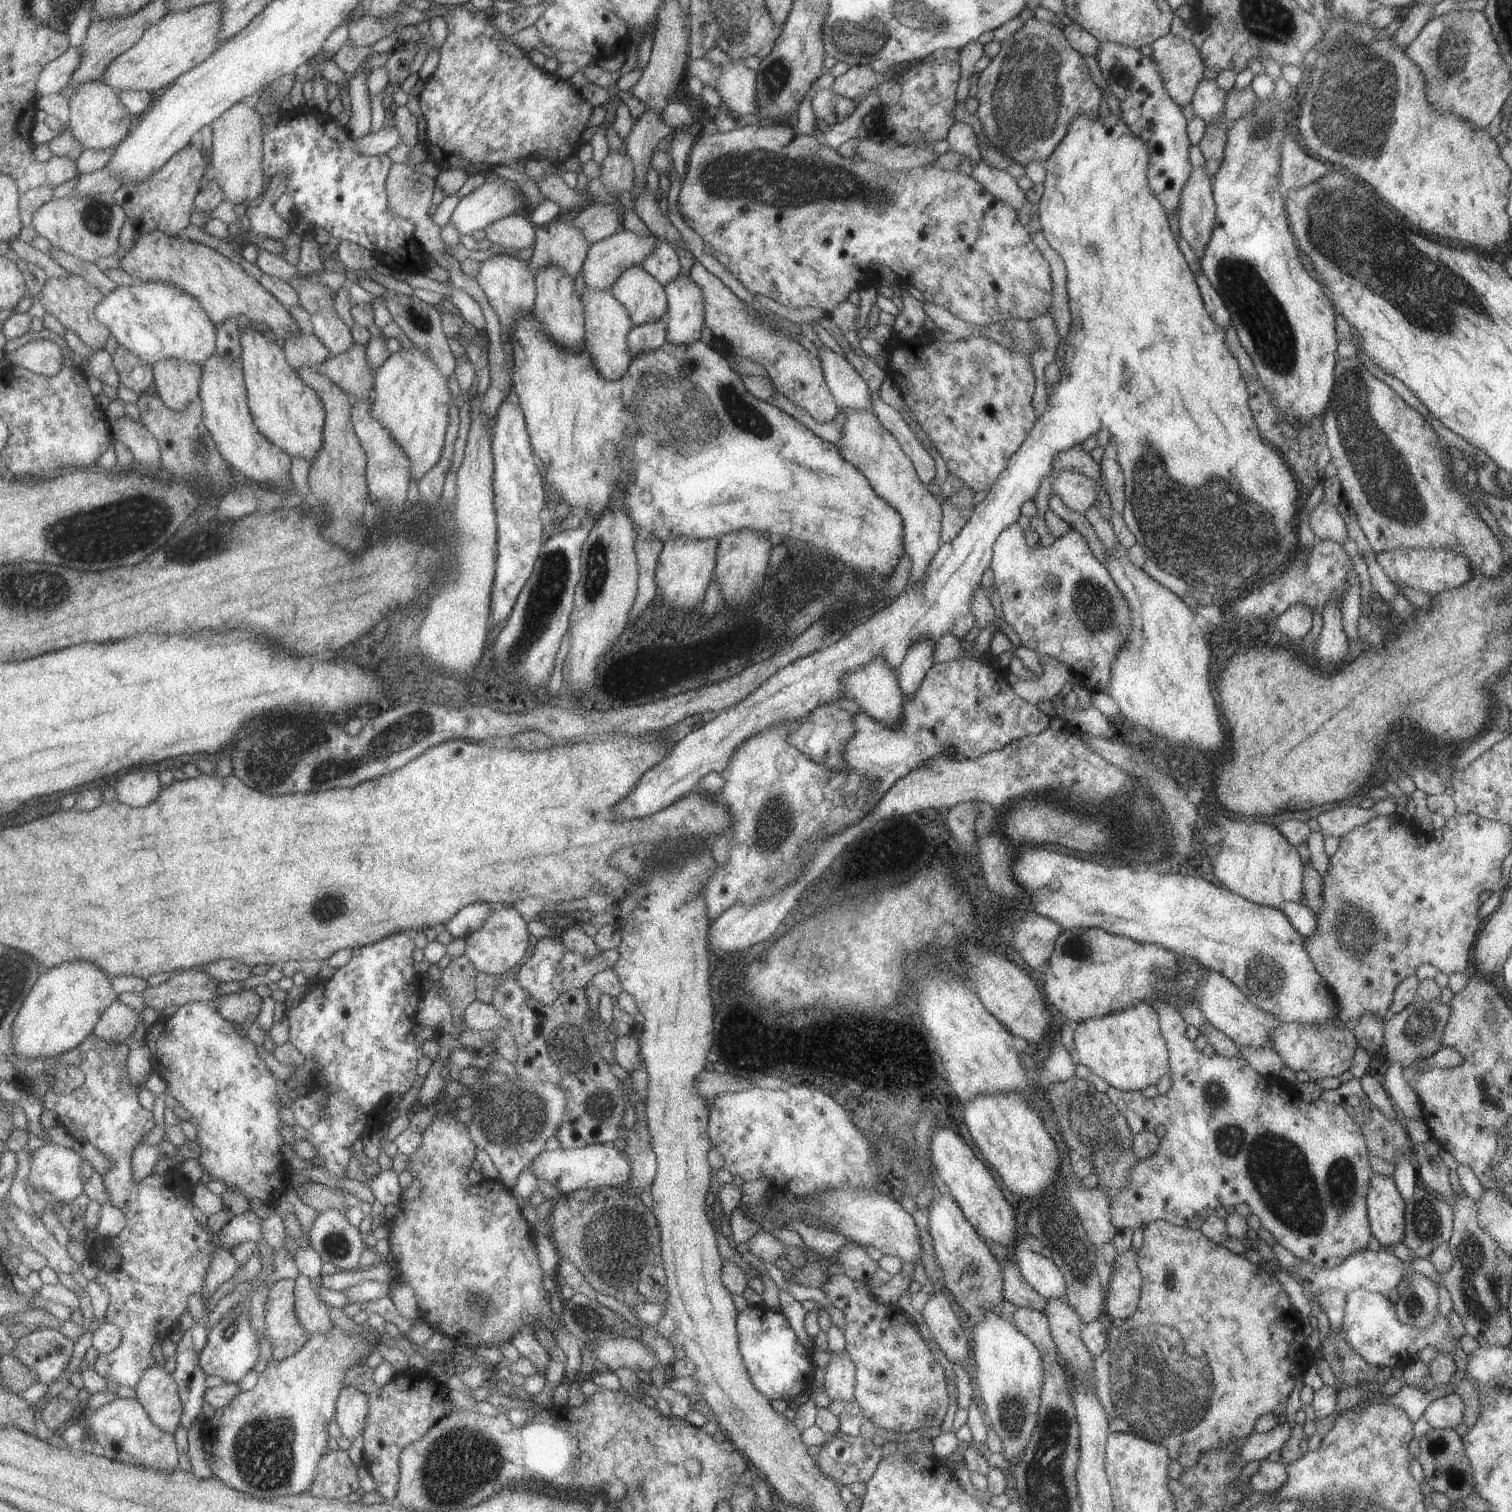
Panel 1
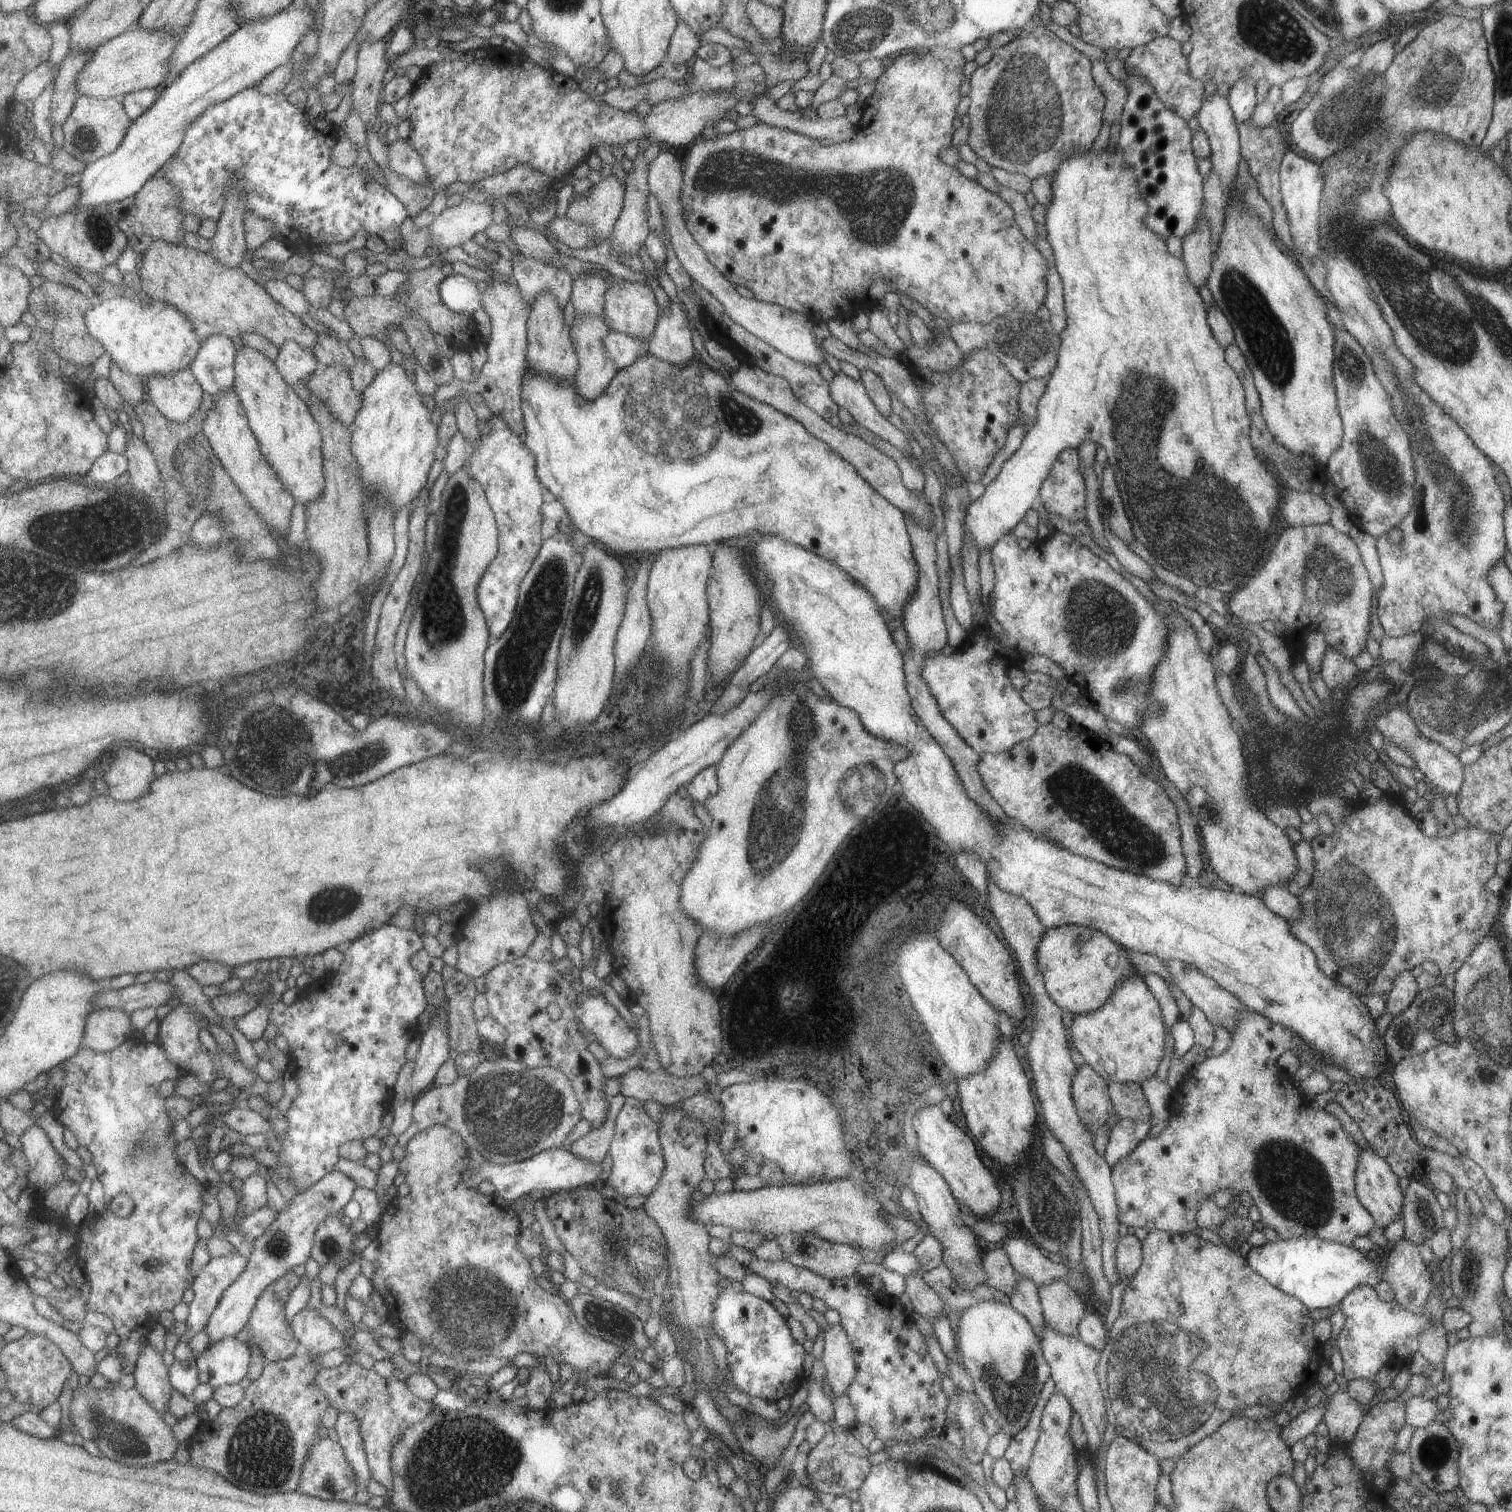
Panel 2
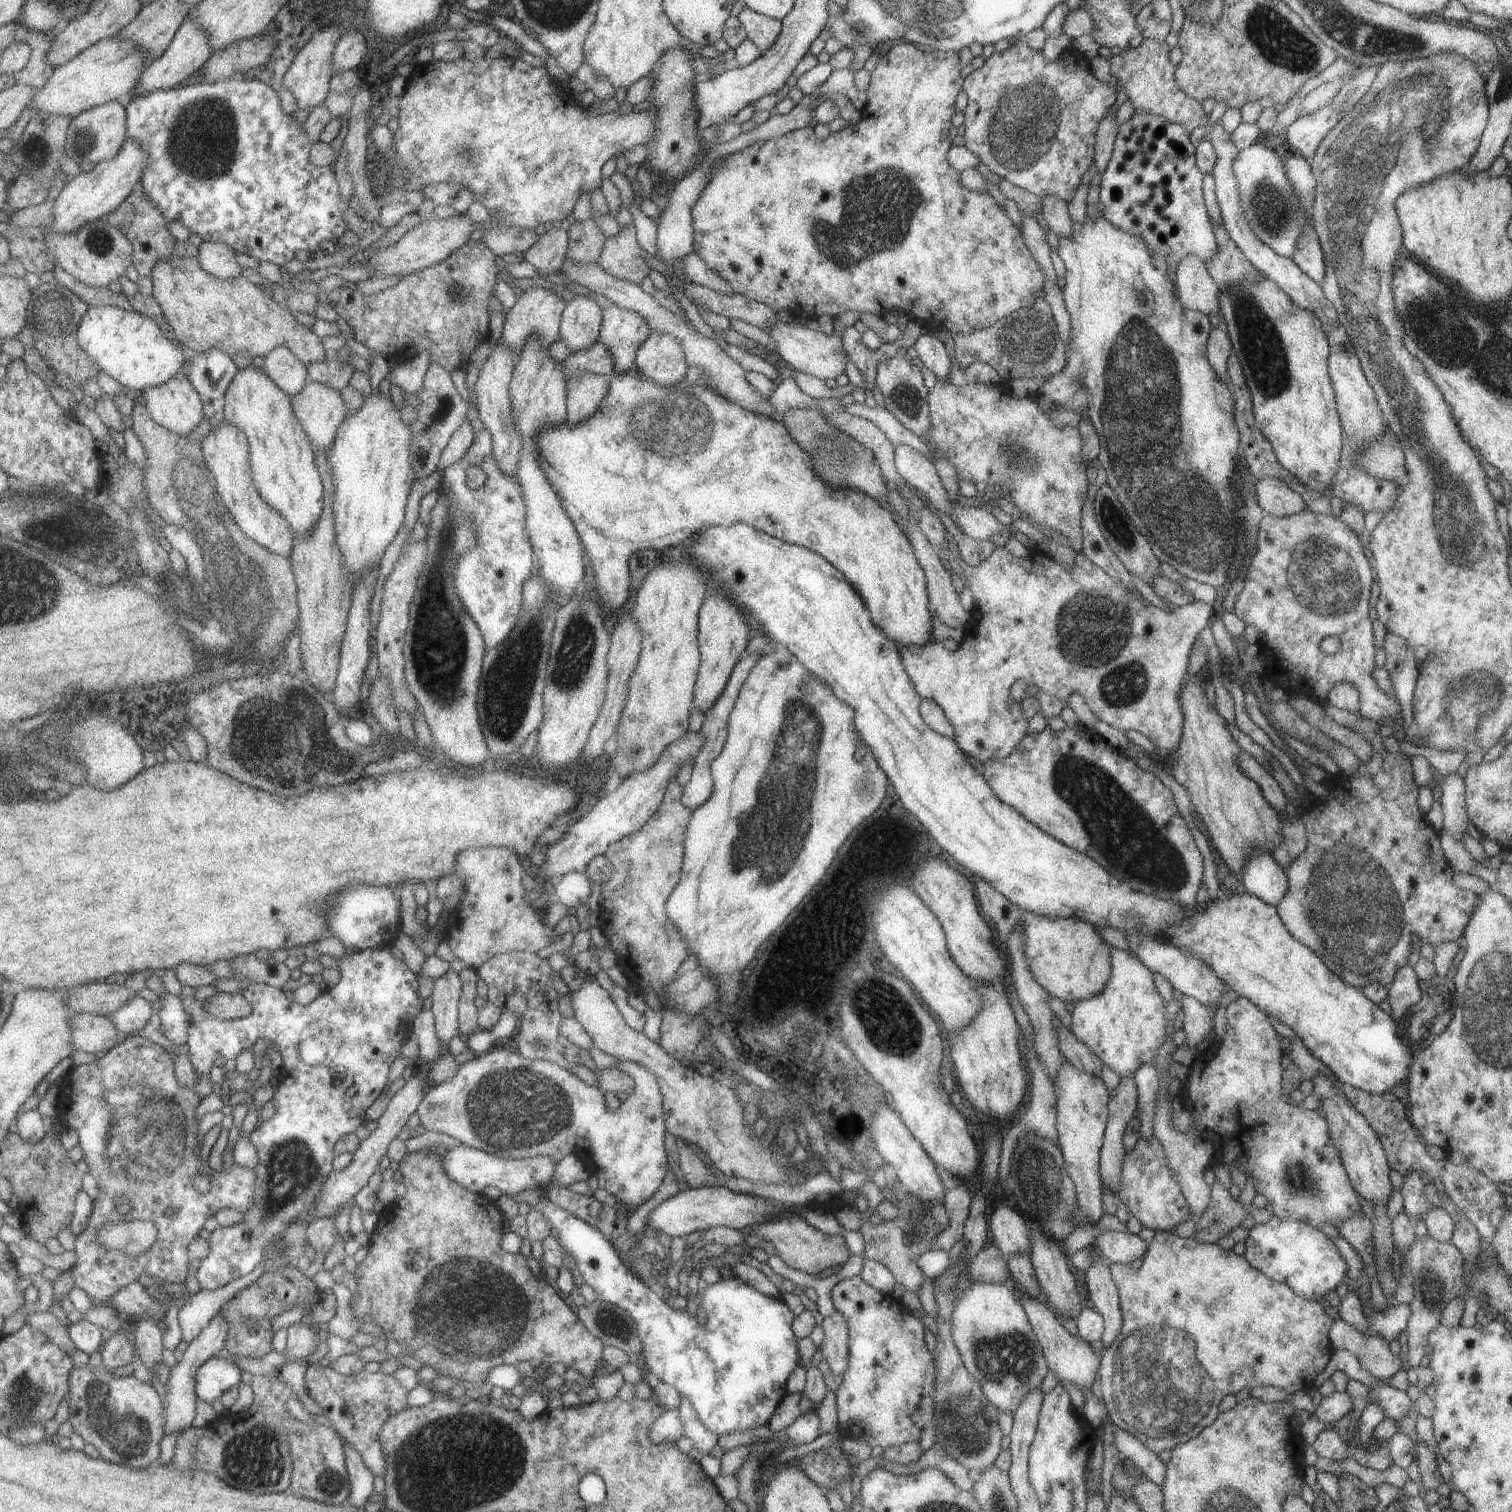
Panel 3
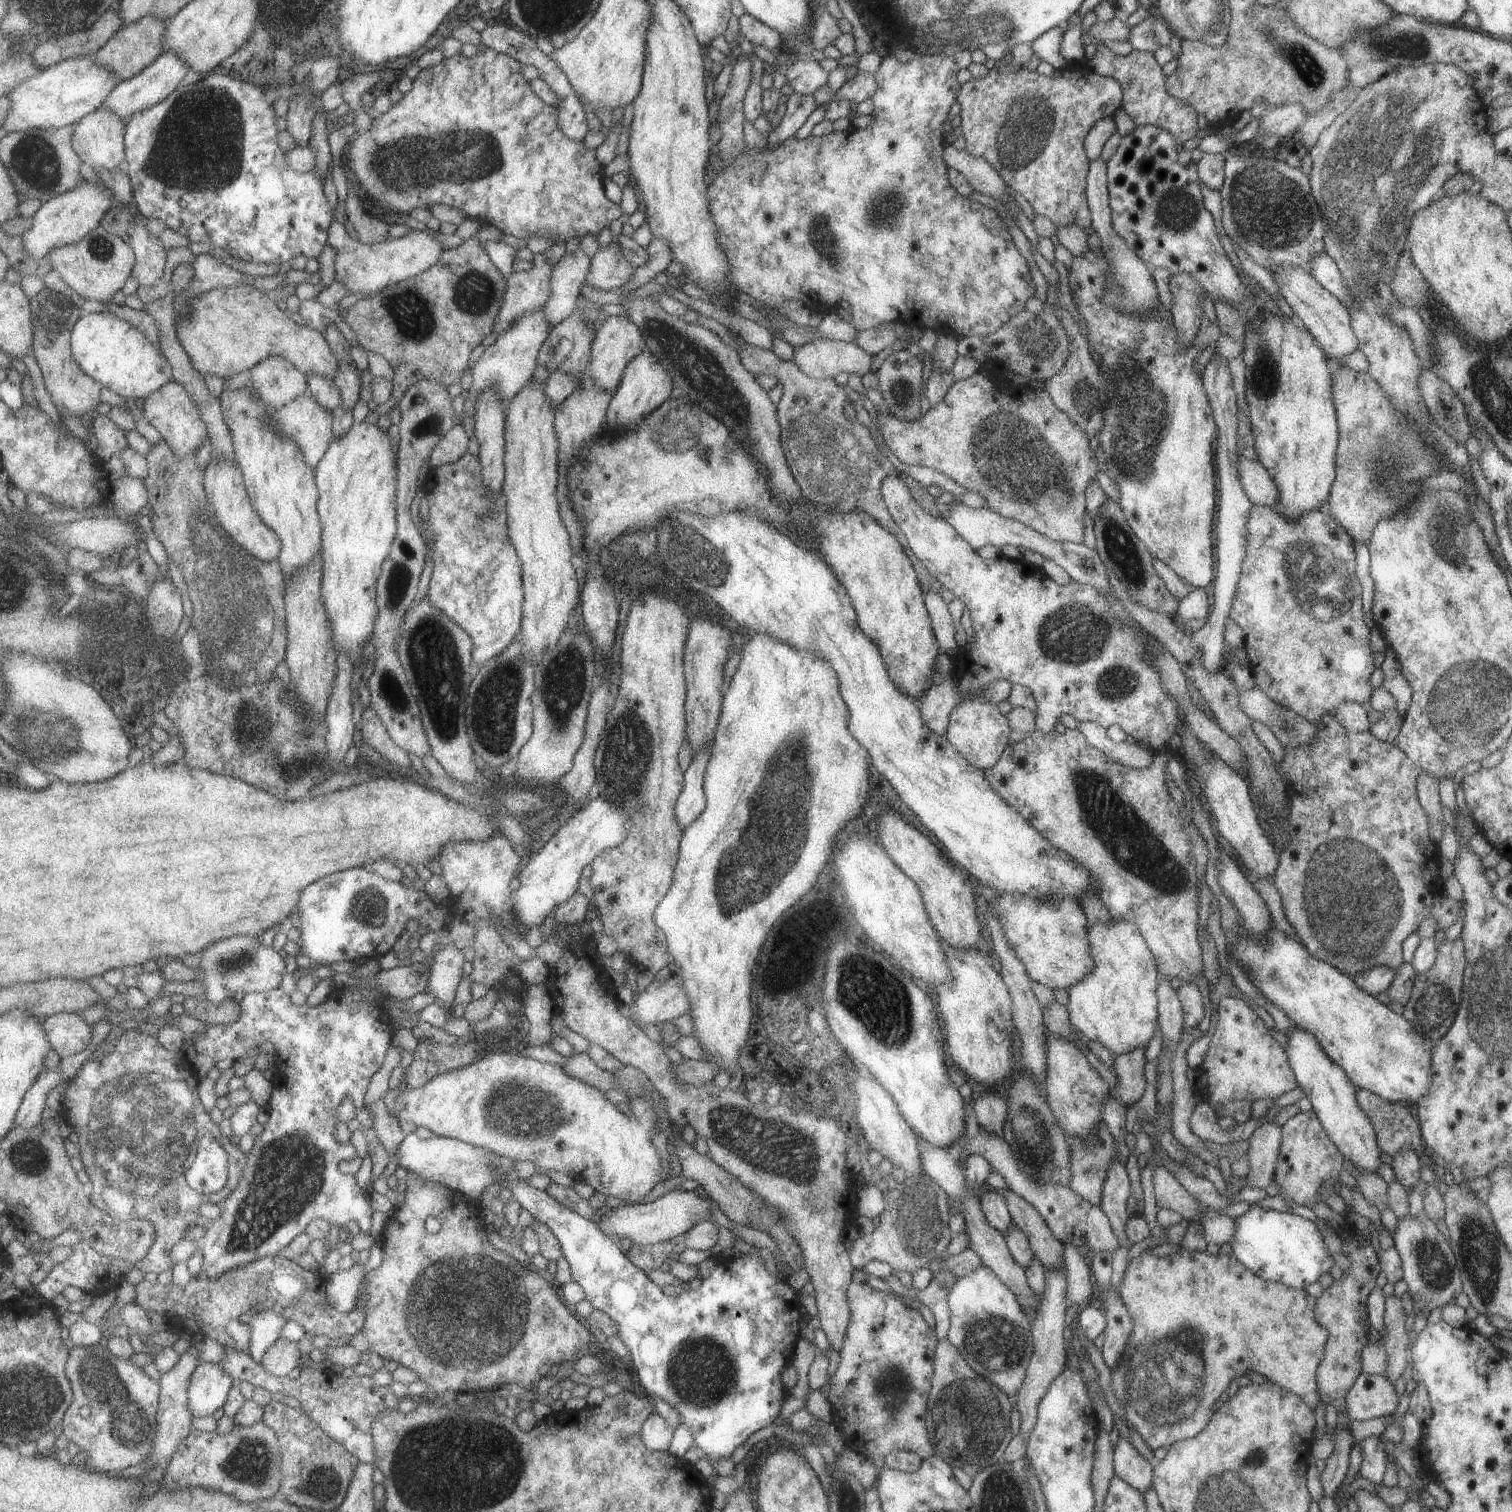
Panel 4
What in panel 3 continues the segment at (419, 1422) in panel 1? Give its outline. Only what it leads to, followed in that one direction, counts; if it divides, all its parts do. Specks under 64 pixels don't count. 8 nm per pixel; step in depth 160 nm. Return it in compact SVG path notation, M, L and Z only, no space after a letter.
M310 1363L305 1372L305 1388L309 1396L319 1404L320 1412L326 1415L331 1426L340 1432L345 1443L359 1451L375 1476L386 1475L388 1462L381 1442L384 1424L397 1413L411 1408L408 1403L409 1391L405 1389L400 1374L385 1374L359 1371L353 1376L341 1374L331 1367Z

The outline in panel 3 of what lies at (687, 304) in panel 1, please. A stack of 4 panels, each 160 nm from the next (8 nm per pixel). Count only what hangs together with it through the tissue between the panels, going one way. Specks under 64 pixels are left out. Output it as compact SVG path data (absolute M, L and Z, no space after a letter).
M651 331L638 348L635 370L658 385L683 381L688 366L679 341L670 334Z

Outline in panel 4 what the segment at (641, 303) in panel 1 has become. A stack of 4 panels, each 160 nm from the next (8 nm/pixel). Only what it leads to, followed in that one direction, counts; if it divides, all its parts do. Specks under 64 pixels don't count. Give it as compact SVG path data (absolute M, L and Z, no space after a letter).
M608 316L595 328L594 339L590 348L589 384L611 391L616 391L620 383L623 369L629 359L636 357L643 349L647 348L639 329L627 317Z

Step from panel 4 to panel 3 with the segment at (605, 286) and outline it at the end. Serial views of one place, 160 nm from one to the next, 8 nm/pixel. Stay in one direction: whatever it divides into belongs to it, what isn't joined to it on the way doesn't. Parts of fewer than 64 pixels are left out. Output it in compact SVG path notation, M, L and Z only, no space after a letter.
M631 223L606 239L597 264L618 279L639 284L650 271L646 263L647 256L636 241L634 224Z

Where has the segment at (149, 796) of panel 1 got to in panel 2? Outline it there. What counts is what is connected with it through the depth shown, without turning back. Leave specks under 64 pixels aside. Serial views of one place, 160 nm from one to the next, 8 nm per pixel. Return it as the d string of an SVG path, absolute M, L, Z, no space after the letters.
M118 748L114 749L115 760L111 762L106 769L103 777L109 788L109 794L115 800L139 800L143 796L147 796L147 792L151 792L151 784L153 784L158 776L155 774L155 755L149 751L139 751L134 748Z

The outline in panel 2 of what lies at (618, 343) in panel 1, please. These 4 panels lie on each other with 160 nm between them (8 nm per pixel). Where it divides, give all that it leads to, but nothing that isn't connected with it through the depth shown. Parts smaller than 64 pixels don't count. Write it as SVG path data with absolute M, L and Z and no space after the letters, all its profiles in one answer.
M580 314L575 315L570 325L570 339L573 343L578 367L574 376L575 384L579 396L583 401L592 401L599 396L604 388L607 388L609 381L615 376L618 368L616 364L606 355L602 338L609 332L610 326L603 315Z

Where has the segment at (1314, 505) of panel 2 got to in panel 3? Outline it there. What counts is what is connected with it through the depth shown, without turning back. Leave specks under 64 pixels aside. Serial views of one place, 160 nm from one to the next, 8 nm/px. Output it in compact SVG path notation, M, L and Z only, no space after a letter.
M1277 477L1255 481L1254 495L1259 508L1267 515L1288 517L1305 510L1301 496Z

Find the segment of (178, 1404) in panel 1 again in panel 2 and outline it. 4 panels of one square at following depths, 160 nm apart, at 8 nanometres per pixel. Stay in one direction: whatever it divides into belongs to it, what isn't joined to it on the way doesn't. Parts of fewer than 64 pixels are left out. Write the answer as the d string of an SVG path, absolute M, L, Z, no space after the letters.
M147 1345L138 1360L133 1374L135 1386L142 1395L161 1413L169 1412L169 1400L173 1392L170 1379L170 1366L165 1364L163 1353Z

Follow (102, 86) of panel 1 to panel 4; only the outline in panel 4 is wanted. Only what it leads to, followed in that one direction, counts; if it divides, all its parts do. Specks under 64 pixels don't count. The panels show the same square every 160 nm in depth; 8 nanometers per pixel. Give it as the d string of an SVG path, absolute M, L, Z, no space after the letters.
M108 108L92 112L76 124L72 138L75 152L94 170L116 169L126 160L126 123L114 110Z

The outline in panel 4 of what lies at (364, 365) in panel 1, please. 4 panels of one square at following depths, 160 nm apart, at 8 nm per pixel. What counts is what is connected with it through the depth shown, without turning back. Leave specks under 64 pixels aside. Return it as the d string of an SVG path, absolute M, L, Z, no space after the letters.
M313 395L300 396L282 409L273 411L274 425L280 427L283 434L293 437L302 448L307 464L314 469L323 460L330 444L337 437L334 431L334 414L325 408Z

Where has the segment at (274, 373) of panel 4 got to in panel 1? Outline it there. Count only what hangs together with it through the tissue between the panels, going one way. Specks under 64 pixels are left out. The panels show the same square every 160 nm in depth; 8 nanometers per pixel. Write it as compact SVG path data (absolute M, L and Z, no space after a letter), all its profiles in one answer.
M314 333L287 338L284 350L289 364L298 373L303 366L318 368L332 357L331 350Z

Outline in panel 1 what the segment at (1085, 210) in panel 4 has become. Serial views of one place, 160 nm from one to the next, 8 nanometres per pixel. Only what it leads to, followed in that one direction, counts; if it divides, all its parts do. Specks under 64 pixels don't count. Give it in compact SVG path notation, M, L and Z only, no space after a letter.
M1034 17L1000 43L997 54L979 73L976 86L975 99L979 106L975 116L981 122L985 142L1001 150L1007 158L1011 158L1011 162L1019 166L1025 166L1031 160L1044 163L1055 146L1063 140L1067 126L1075 116L1089 116L1095 120L1102 93L1091 80L1083 56L1071 48L1062 30L1051 22L1036 20Z

